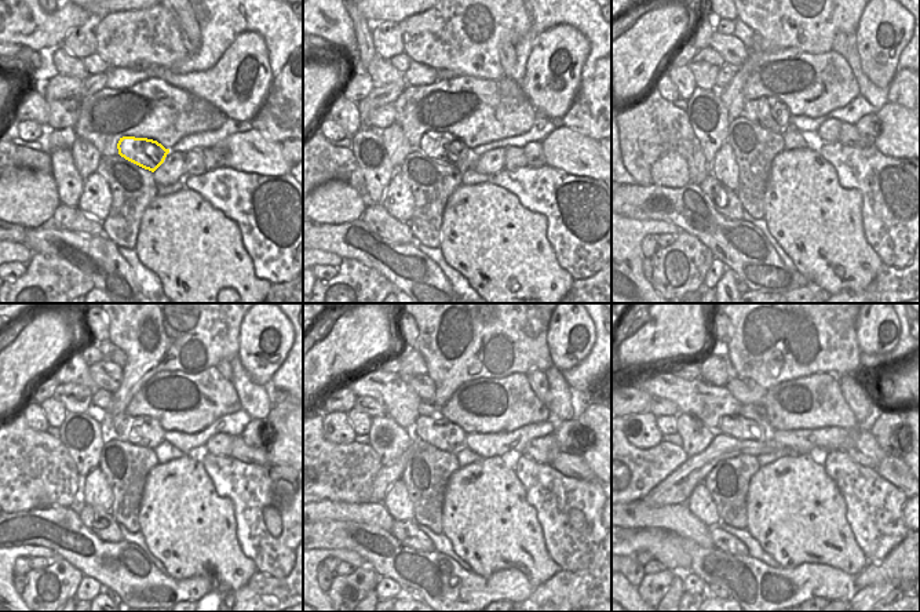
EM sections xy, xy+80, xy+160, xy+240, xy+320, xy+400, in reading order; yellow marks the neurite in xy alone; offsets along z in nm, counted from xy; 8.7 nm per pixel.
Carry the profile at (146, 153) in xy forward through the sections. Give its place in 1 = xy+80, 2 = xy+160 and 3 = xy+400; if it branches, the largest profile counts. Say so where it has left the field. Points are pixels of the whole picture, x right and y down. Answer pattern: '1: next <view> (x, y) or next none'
1: next xy+80 (437, 145)
2: next xy+160 (738, 134)
3: next xy+400 (734, 426)

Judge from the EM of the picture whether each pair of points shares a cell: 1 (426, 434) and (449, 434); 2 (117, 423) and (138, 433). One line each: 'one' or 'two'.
1: one
2: one

